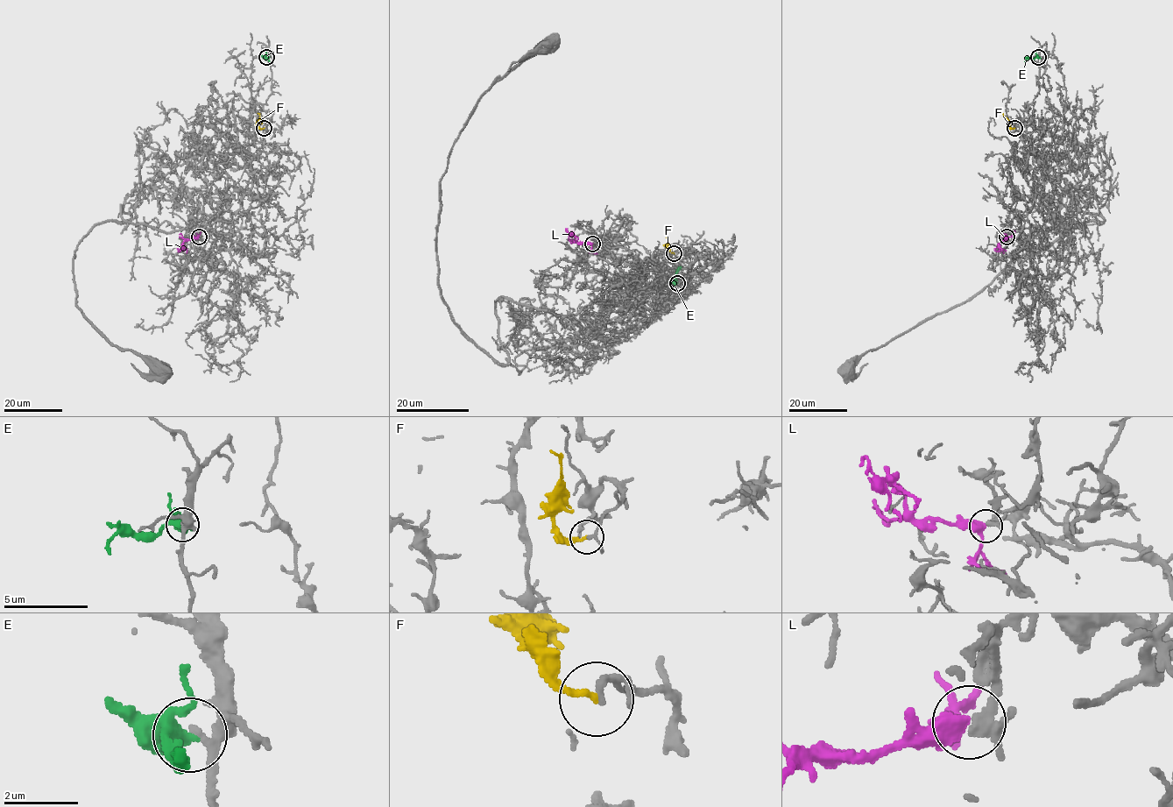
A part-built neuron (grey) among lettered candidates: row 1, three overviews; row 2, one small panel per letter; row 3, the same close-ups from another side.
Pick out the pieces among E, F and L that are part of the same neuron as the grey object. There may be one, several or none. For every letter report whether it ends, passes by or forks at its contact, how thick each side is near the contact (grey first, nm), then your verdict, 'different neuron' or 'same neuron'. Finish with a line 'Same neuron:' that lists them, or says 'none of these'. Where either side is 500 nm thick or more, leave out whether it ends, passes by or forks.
E: it forks; calibres 190 and 360 nm; different neuron
F: it ends; calibres 140 and 180 nm; different neuron
L: it passes by; calibres 240 and 380 nm; same neuron
Same neuron: L

